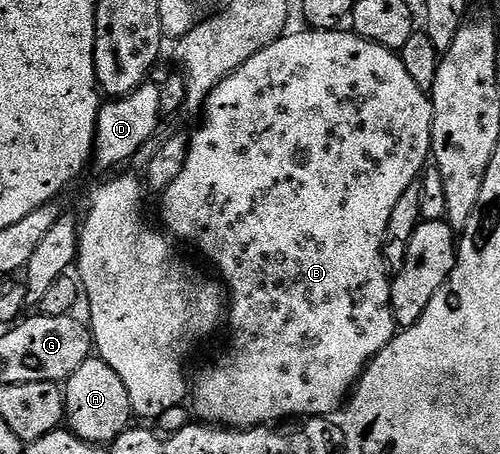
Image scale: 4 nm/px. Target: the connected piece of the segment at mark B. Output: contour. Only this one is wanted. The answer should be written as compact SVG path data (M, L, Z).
M319 29L304 32L290 32L251 55L243 67L227 75L227 79L220 81L210 91L203 106L205 122L197 134L192 134L183 171L175 175L175 183L171 183L171 187L167 187L160 198L161 217L166 225L164 228L178 242L181 240L194 245L217 268L216 276L227 290L229 350L210 369L203 370L197 381L195 377L191 385L191 405L193 401L201 416L198 418L217 427L252 429L281 423L286 419L333 415L337 408L338 412L346 404L357 380L365 374L365 369L373 362L375 355L379 355L379 351L391 343L399 329L393 311L389 308L391 270L385 263L381 248L387 231L387 219L391 219L395 203L399 203L407 187L418 184L430 160L433 148L433 103L430 94L424 93L419 83L411 79L407 67L403 67L400 56L394 50L379 47L352 31Z

